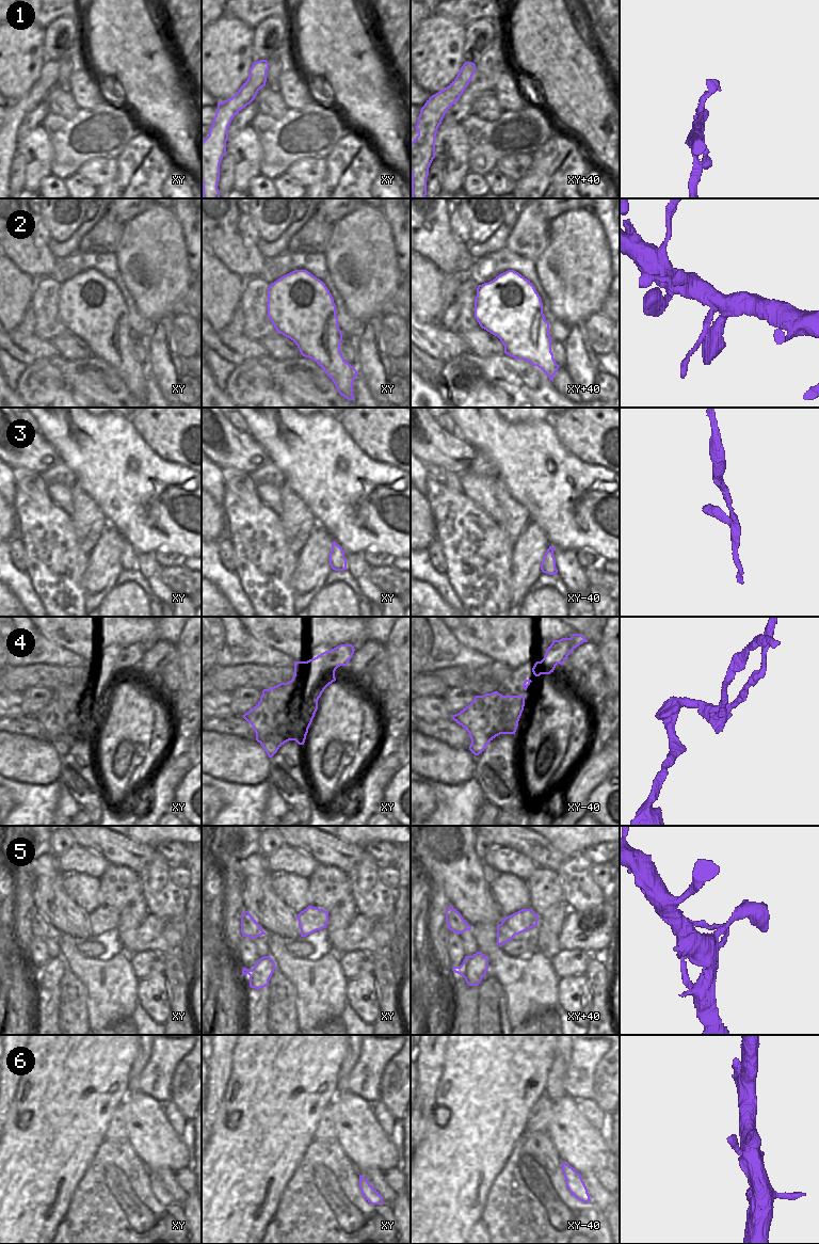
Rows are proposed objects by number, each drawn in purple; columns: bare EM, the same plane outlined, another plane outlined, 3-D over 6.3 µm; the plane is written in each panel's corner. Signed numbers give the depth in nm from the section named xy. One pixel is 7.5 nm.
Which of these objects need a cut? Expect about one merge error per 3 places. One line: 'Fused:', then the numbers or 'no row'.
Fused: 4

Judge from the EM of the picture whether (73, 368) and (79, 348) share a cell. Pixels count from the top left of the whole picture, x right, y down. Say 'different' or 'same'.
different

